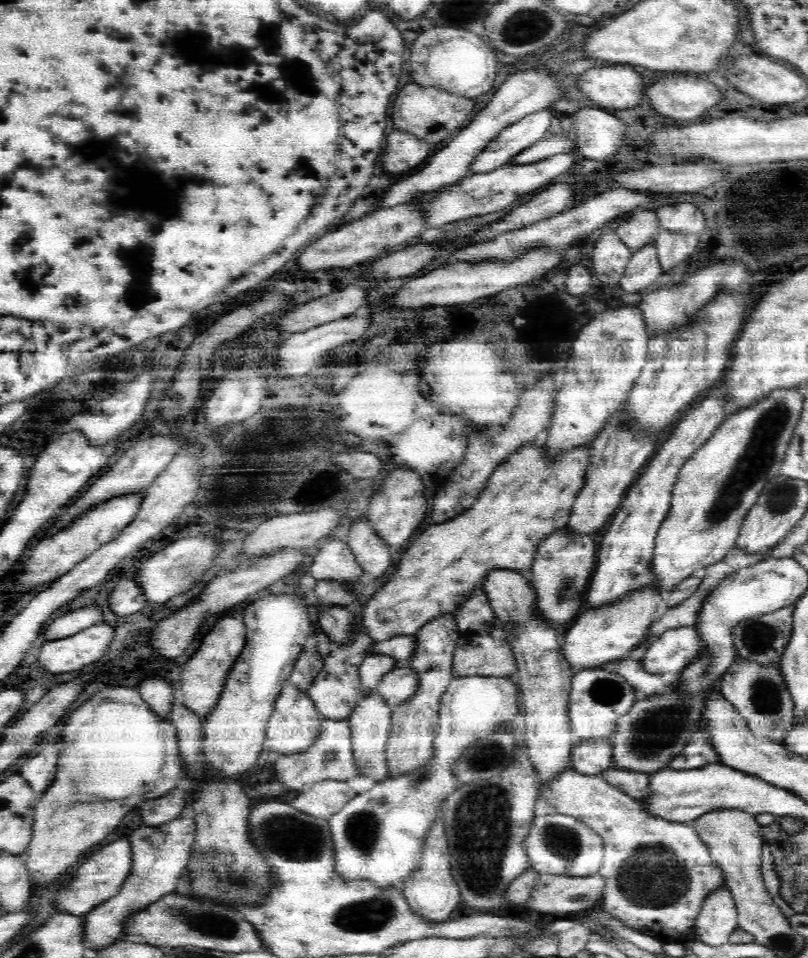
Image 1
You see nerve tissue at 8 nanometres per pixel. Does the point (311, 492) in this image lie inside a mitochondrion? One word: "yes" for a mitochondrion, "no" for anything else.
no

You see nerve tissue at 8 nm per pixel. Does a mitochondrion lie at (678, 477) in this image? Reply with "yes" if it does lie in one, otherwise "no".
no

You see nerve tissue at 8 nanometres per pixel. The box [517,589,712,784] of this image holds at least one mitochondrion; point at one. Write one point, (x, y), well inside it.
(604, 692)

